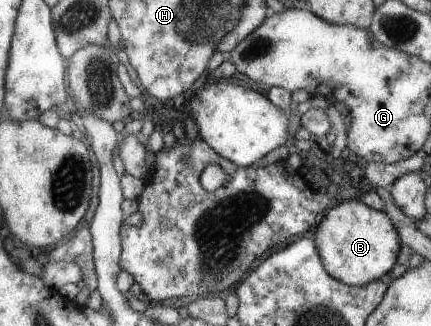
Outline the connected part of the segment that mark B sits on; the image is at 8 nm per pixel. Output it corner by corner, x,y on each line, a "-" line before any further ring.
355,197
340,200
340,202
326,213
326,218
314,233
313,238
329,275
350,286
364,286
385,279
397,264
401,249
402,243
398,229
386,212
374,210
364,203
358,203

